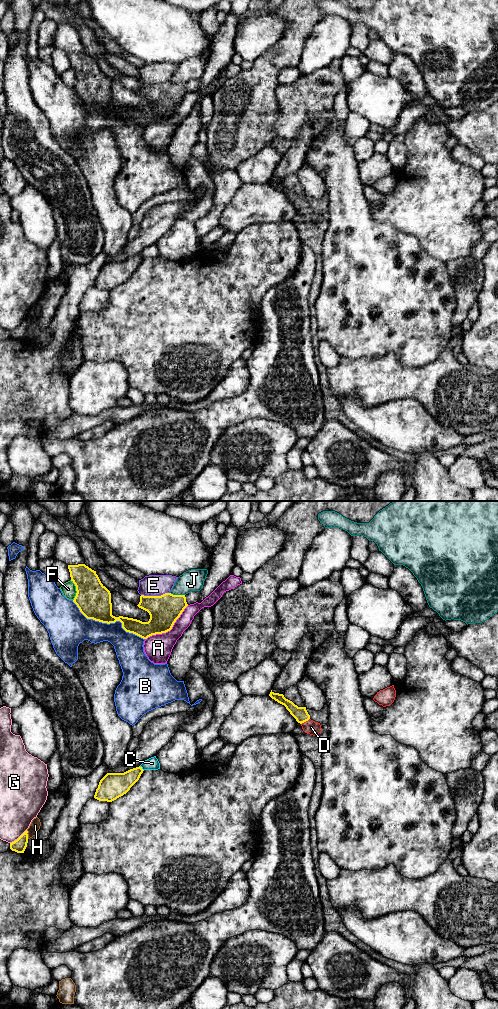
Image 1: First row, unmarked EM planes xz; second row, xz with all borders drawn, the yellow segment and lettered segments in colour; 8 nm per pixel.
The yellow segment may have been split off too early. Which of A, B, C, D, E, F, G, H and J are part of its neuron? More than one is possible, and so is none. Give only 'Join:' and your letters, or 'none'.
Join: D

